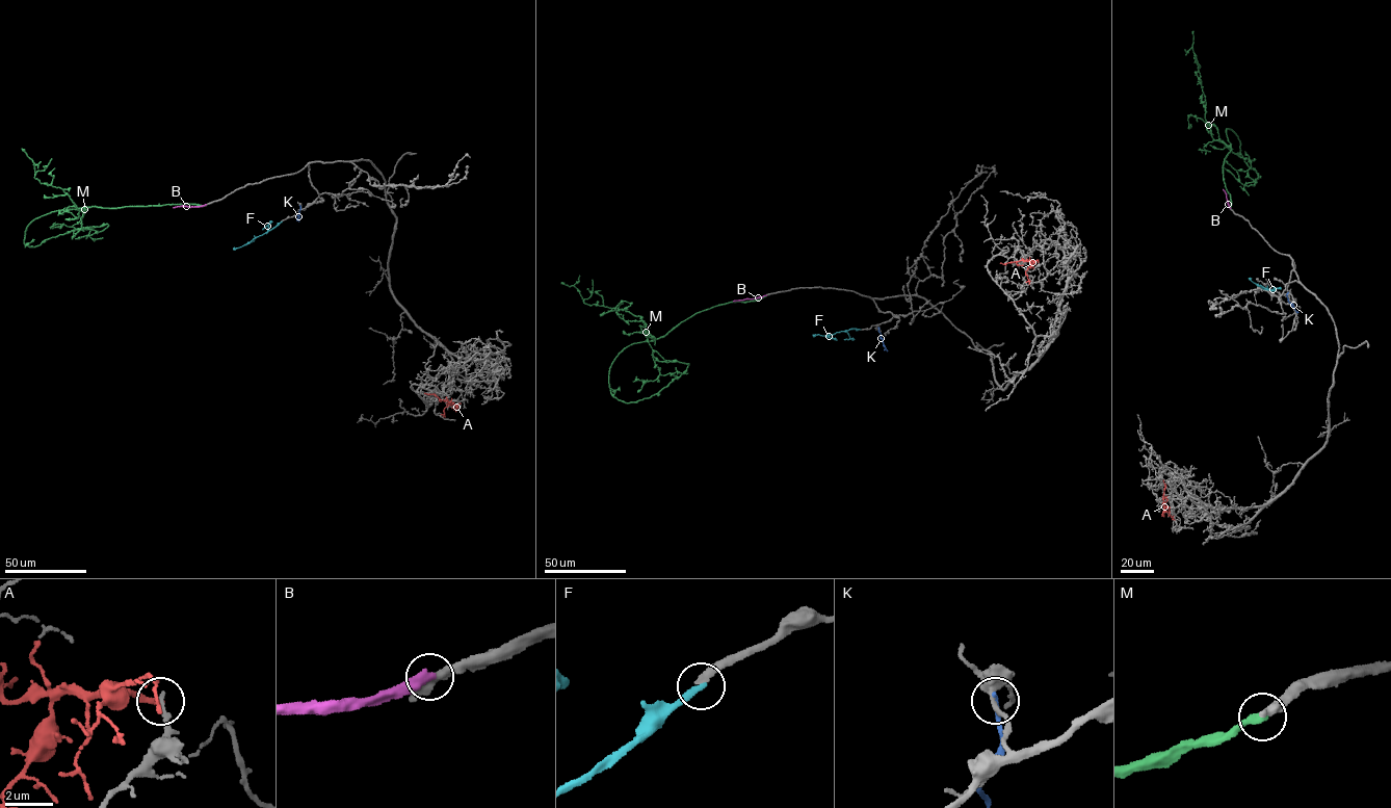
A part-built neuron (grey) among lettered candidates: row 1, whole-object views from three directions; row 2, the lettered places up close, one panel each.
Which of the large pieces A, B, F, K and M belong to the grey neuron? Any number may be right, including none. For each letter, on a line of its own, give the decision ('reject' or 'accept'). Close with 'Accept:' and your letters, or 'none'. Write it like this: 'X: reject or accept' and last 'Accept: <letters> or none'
A: reject
B: reject
F: accept
K: reject
M: reject
Accept: F

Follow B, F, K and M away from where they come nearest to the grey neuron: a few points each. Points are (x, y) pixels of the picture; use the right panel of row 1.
B: (1230, 208), (1223, 189)
F: (1275, 291), (1256, 284), (1264, 288), (1267, 286)
K: (1287, 292), (1288, 301), (1297, 312), (1303, 311)
M: (1230, 208), (1222, 167), (1231, 151), (1226, 128), (1258, 179), (1243, 184), (1223, 166)

